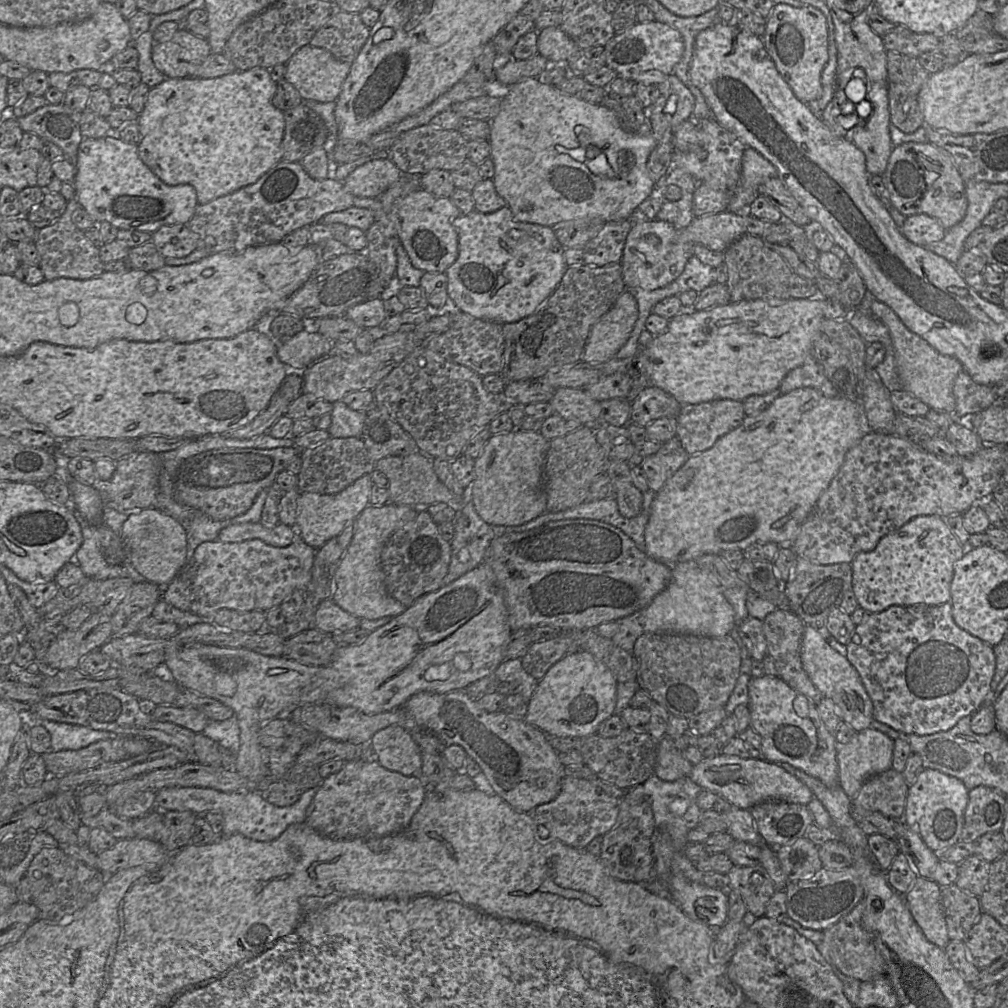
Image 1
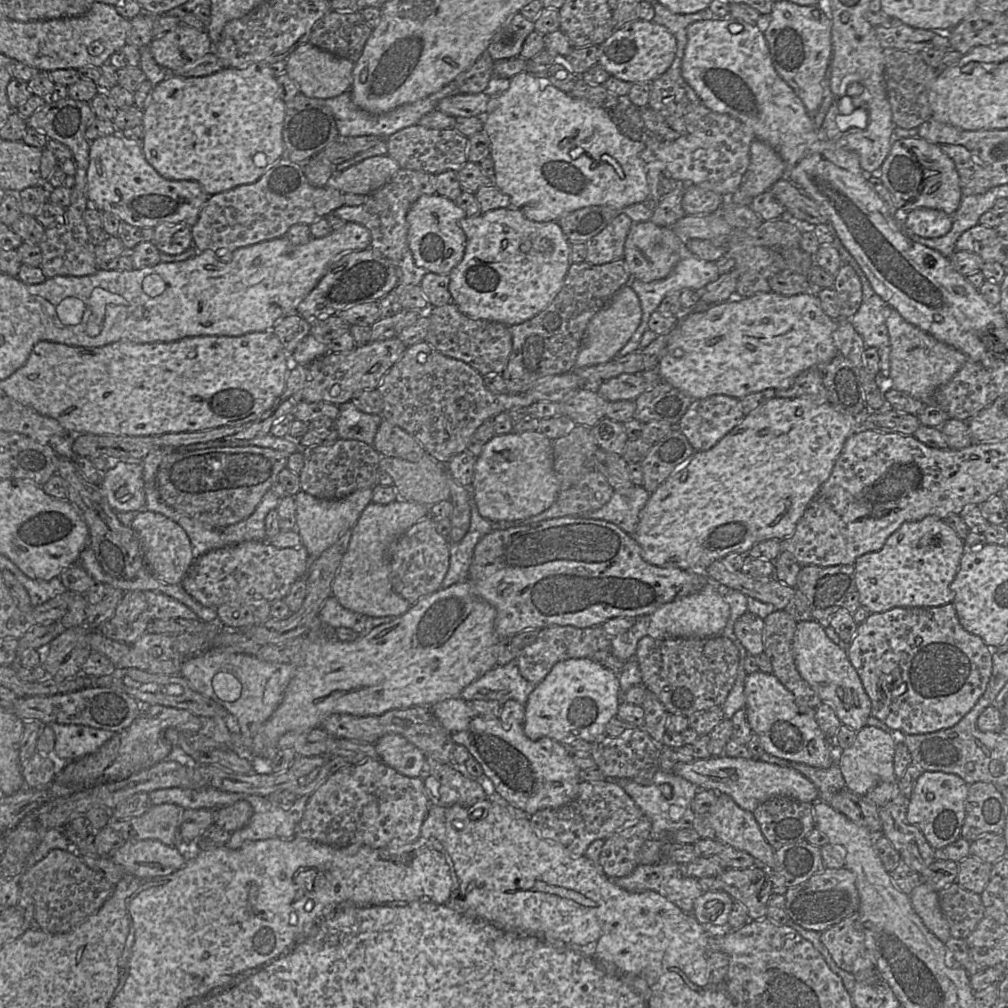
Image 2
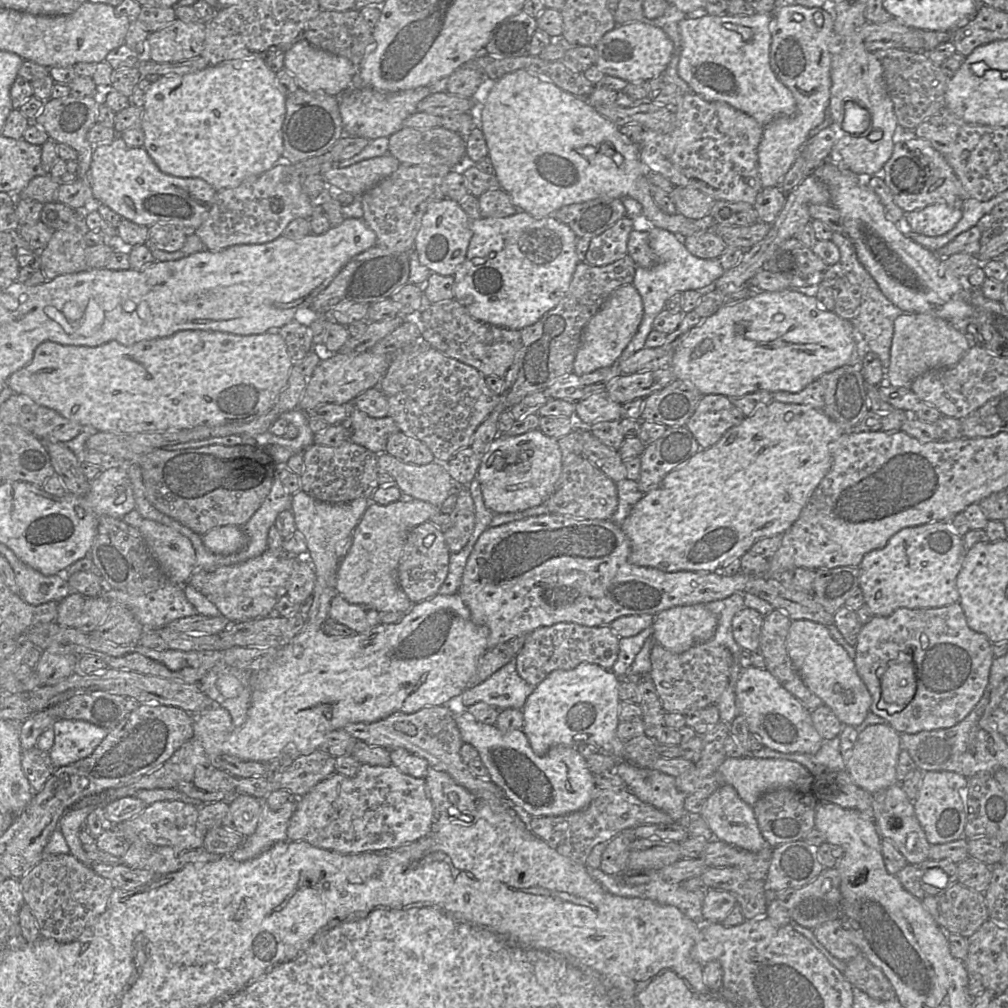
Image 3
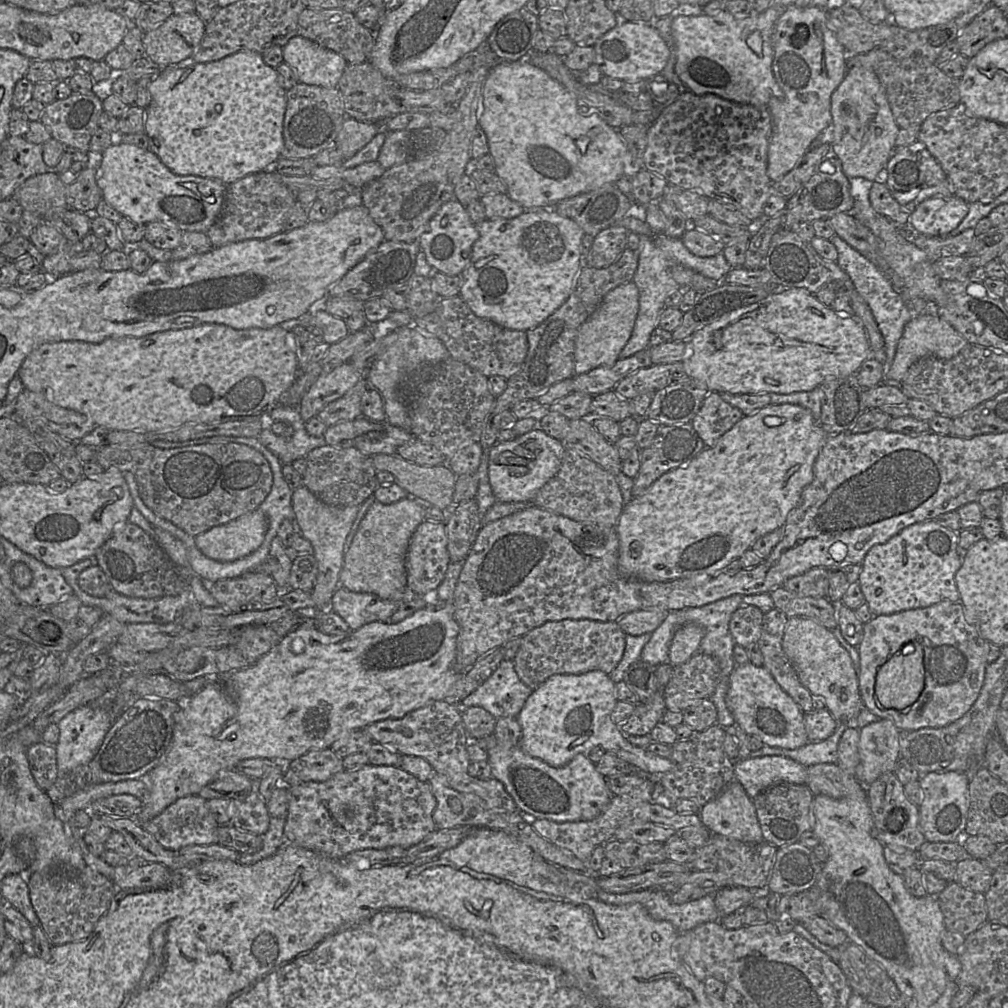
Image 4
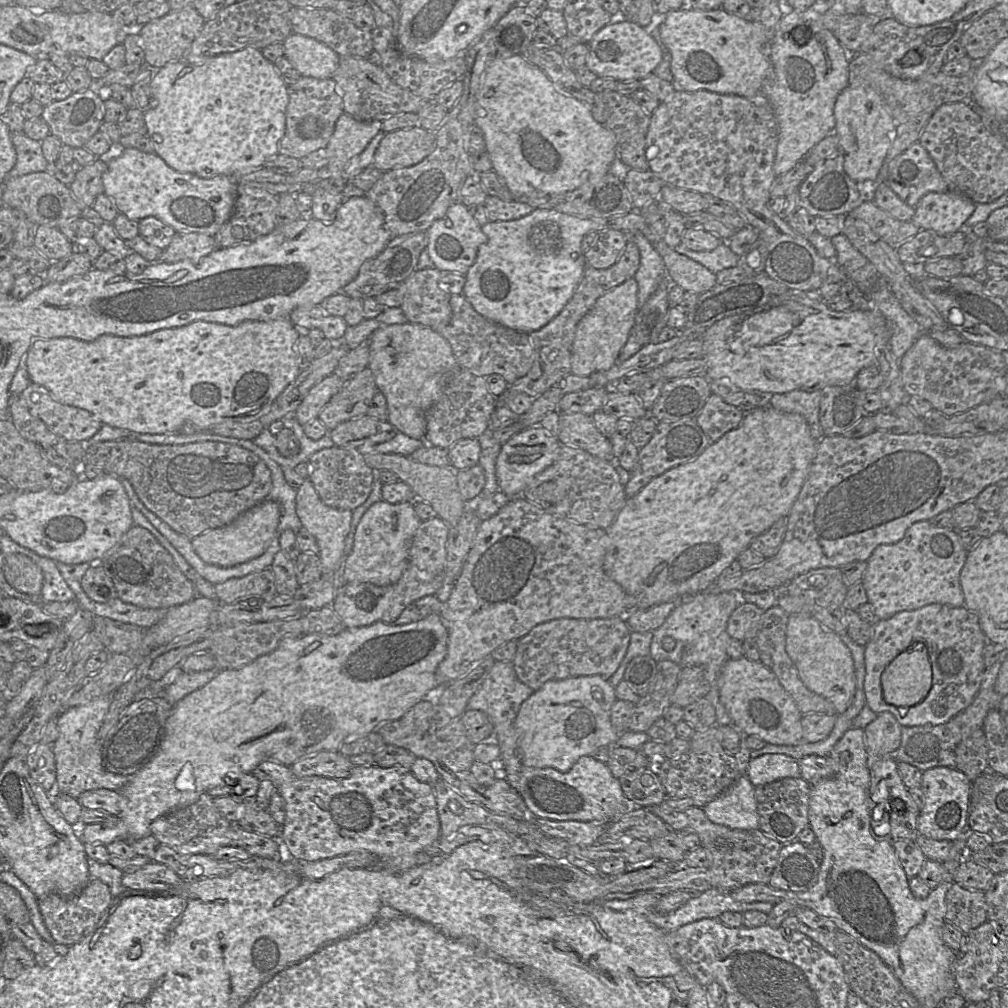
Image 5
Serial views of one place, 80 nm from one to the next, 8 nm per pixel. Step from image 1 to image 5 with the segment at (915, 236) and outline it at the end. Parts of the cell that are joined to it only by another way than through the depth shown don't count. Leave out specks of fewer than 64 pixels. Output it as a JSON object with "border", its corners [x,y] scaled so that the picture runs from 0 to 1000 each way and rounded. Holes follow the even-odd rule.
{"border":[[[922,190],[909,203],[905,219],[914,228],[944,233],[956,226],[967,206],[968,201],[951,190]]]}

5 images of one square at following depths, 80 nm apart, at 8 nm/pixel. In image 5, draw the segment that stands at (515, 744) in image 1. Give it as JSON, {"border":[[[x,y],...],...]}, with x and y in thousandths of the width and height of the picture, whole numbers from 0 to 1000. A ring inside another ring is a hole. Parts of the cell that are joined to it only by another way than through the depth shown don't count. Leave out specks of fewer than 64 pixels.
{"border":[[[585,749],[576,750],[563,766],[556,766],[550,762],[519,760],[514,768],[502,769],[501,774],[516,788],[531,811],[608,816],[630,802],[627,796],[620,791],[614,773],[607,769],[600,757],[590,754]]]}

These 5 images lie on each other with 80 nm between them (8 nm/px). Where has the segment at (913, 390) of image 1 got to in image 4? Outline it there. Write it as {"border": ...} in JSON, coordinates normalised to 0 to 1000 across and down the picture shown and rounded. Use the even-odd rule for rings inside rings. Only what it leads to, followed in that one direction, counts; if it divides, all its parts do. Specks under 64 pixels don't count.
{"border":[[[930,312],[907,313],[897,324],[877,381],[893,382],[903,363],[916,354],[926,353],[940,357],[947,354],[959,342],[959,337]]]}

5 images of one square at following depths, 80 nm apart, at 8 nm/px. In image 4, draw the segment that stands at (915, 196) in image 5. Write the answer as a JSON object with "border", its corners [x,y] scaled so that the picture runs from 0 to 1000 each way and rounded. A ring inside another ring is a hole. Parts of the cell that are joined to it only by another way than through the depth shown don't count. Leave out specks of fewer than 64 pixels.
{"border":[[[909,139],[903,144],[888,147],[875,170],[874,178],[879,182],[886,196],[902,211],[921,196],[945,193],[939,174],[913,139]]]}

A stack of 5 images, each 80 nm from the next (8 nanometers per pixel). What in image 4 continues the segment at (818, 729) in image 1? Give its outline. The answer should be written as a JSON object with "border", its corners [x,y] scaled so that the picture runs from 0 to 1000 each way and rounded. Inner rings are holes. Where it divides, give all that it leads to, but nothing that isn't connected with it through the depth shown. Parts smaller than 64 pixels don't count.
{"border":[[[744,656],[731,659],[724,669],[719,694],[730,718],[742,729],[751,730],[759,739],[790,743],[803,736],[798,720],[799,707],[757,660],[749,661]]]}

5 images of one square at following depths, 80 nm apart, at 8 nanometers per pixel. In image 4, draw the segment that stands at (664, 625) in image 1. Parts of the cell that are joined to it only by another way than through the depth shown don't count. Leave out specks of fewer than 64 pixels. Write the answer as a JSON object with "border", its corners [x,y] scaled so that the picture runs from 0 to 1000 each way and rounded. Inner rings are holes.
{"border":[[[688,618],[675,622],[664,642],[664,656],[668,661],[677,659],[688,650],[698,632],[698,624]]]}

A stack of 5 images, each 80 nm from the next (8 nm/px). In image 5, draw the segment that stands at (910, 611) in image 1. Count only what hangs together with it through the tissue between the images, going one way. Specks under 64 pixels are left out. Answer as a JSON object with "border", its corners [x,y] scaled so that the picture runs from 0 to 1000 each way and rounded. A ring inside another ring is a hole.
{"border":[[[927,598],[910,605],[891,607],[881,614],[869,615],[866,619],[866,630],[857,642],[858,697],[869,708],[883,706],[895,721],[937,718],[960,701],[968,690],[974,676],[975,668],[978,664],[975,656],[975,644],[977,641],[978,632],[971,619],[970,611],[955,601],[946,602]],[[910,637],[917,638],[920,643],[925,663],[924,684],[920,690],[907,700],[889,701],[883,699],[876,693],[873,675],[874,669],[888,652]]]}

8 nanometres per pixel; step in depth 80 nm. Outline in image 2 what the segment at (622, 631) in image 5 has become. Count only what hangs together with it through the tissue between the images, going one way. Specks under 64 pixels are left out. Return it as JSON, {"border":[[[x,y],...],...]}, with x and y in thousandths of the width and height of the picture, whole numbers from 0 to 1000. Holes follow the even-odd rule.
{"border":[[[551,620],[538,623],[532,635],[519,642],[512,653],[516,669],[522,675],[535,679],[548,662],[556,656],[568,653],[584,653],[588,655],[588,650],[591,650],[592,646],[608,647],[606,635],[607,633],[601,629],[596,620],[582,623]]]}

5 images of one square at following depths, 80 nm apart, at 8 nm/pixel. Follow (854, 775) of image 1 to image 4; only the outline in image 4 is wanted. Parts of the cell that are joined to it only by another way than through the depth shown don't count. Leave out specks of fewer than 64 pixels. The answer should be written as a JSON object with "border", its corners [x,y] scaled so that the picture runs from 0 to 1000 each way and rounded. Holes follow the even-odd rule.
{"border":[[[872,713],[853,724],[851,737],[852,757],[848,763],[848,772],[858,781],[879,766],[886,766],[893,752],[893,736],[891,722],[882,713]]]}

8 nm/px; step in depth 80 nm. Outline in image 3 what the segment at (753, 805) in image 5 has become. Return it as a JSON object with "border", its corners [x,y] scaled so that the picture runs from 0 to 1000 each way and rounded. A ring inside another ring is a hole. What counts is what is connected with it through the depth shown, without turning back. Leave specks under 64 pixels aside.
{"border":[[[720,778],[711,783],[698,797],[693,808],[708,827],[708,831],[733,842],[752,845],[764,840],[753,824],[747,801],[739,797],[730,783]]]}

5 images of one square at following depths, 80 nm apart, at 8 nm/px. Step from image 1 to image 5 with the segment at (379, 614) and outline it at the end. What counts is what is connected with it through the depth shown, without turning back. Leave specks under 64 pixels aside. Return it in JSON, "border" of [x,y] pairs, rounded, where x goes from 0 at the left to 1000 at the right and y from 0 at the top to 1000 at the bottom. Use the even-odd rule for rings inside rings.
{"border":[[[412,498],[371,499],[359,512],[351,531],[349,547],[339,560],[339,578],[369,578],[385,581],[393,578],[406,561],[406,547],[413,526],[419,518],[412,508]]]}

